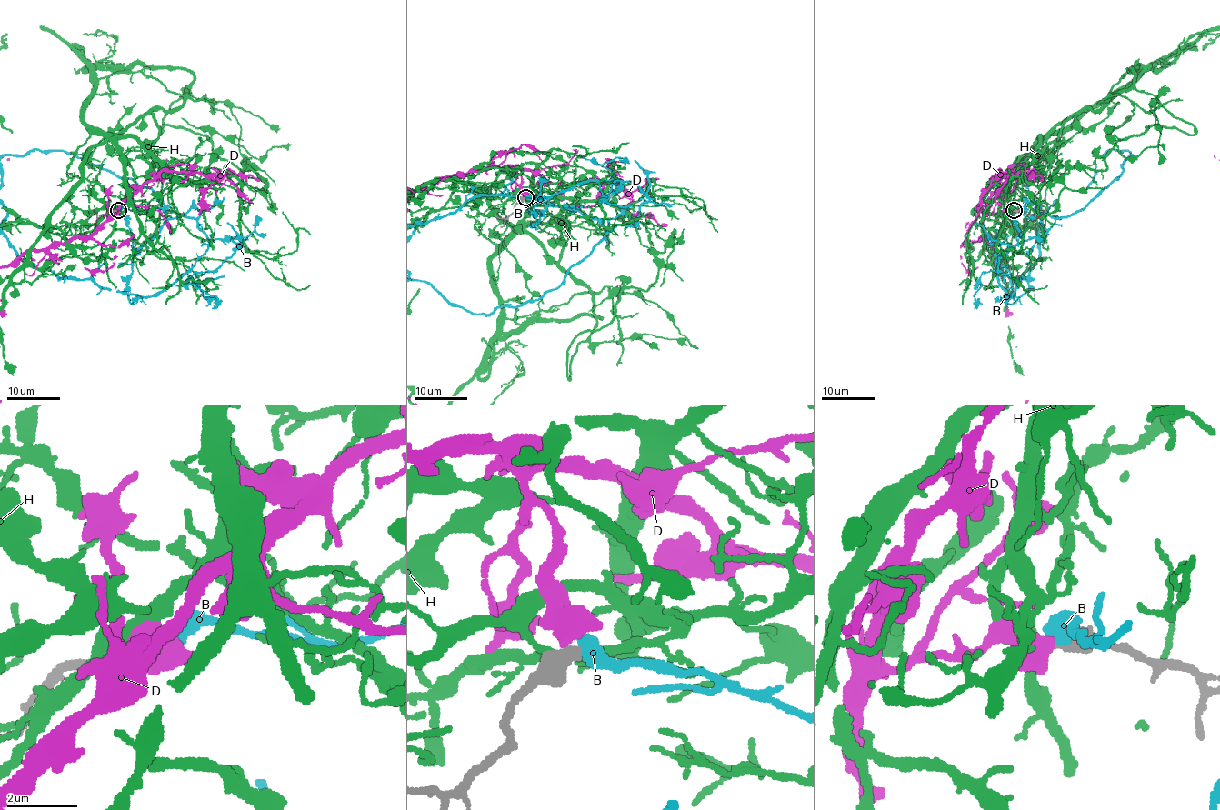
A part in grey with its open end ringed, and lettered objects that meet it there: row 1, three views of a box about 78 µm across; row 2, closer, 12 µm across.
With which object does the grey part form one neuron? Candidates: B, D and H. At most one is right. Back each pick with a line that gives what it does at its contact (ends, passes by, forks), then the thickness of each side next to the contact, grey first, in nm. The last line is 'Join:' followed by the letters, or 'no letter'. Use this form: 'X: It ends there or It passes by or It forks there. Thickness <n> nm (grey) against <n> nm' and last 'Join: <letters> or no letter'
Join: no letter

